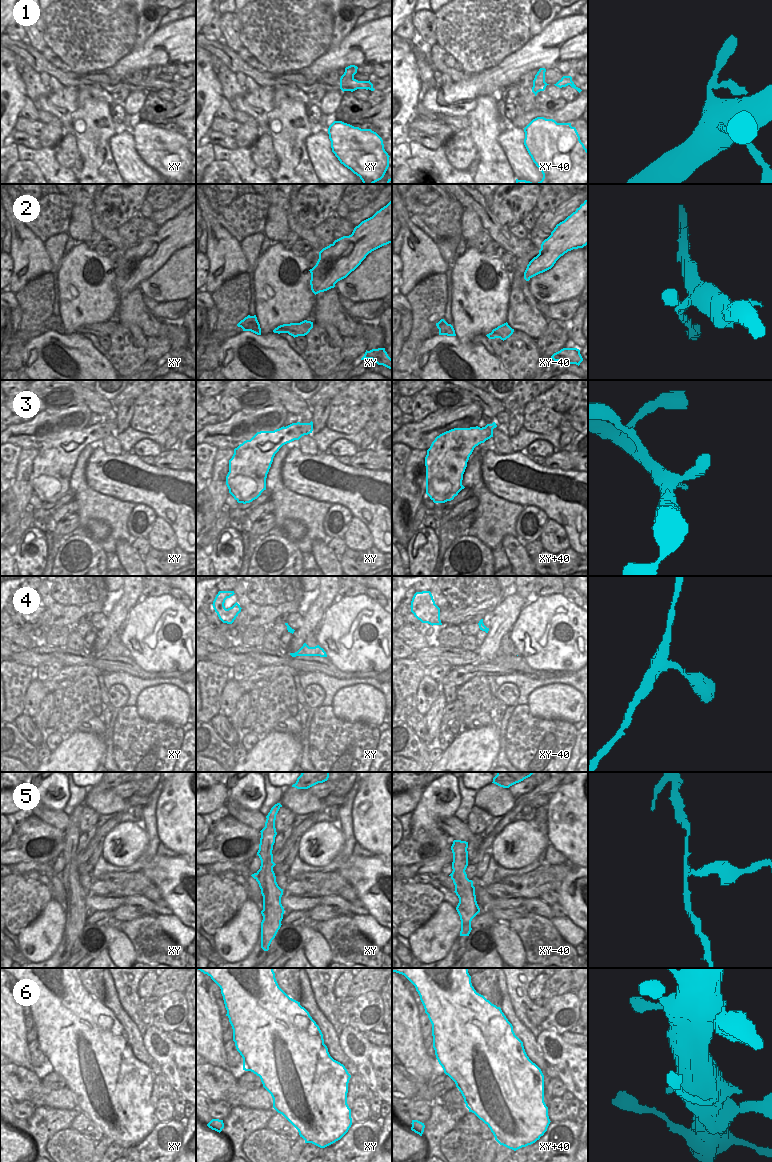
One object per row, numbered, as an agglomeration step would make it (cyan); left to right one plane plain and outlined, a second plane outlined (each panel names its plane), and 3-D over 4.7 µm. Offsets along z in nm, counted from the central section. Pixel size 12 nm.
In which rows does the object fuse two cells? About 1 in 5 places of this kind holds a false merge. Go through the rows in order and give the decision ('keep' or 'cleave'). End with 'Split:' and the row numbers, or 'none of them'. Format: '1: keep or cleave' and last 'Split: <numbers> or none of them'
1: keep
2: cleave
3: keep
4: keep
5: cleave
6: keep
Split: 2, 5

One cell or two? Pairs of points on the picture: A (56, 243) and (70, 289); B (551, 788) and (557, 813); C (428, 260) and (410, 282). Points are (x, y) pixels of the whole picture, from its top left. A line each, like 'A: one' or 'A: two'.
A: two
B: two
C: one

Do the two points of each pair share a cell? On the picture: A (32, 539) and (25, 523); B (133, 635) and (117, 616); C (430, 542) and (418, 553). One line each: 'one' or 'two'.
A: two
B: two
C: one

